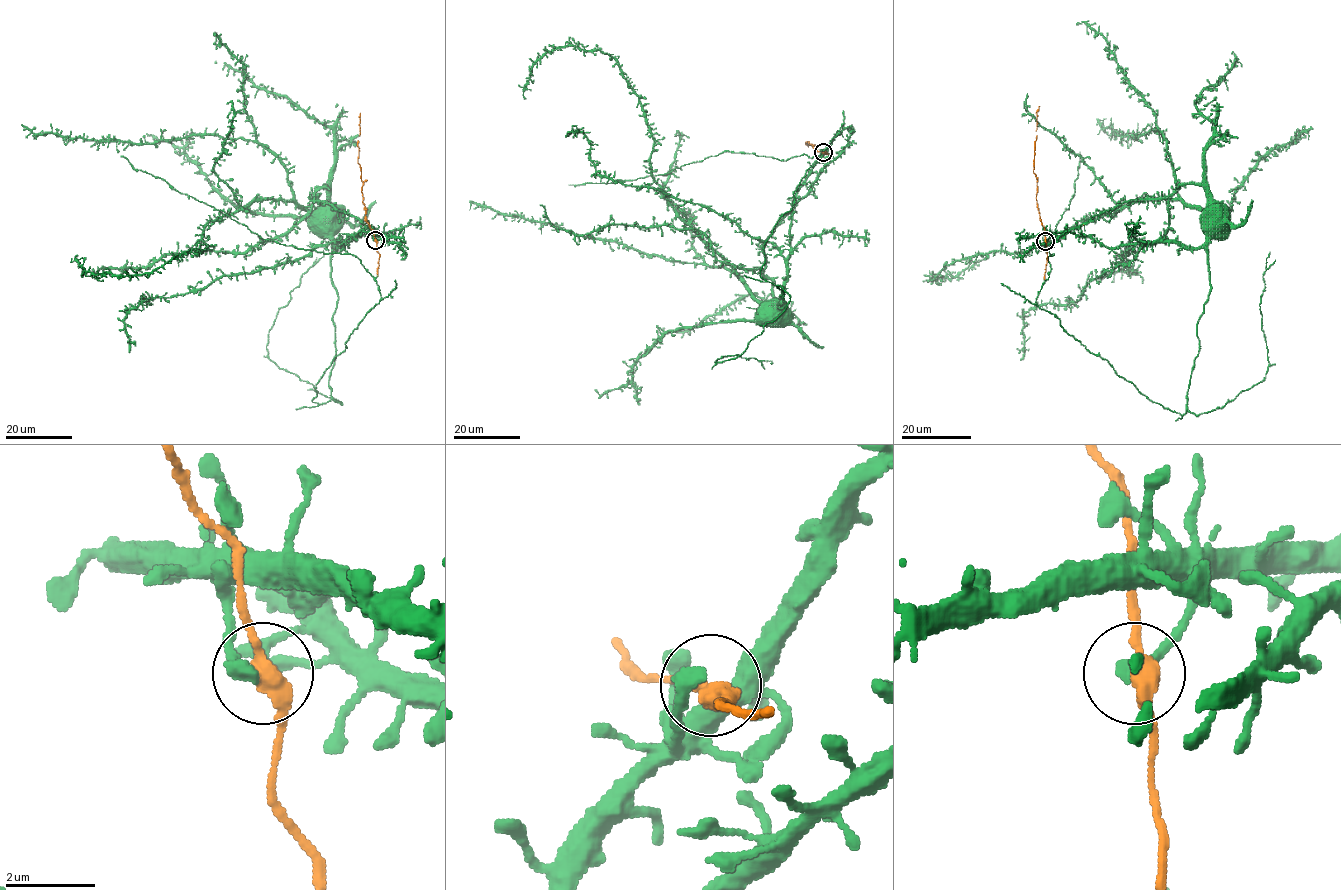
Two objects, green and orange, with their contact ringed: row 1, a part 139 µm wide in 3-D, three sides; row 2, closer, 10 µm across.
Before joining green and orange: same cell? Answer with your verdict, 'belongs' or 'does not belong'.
belongs

